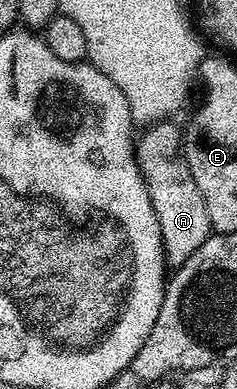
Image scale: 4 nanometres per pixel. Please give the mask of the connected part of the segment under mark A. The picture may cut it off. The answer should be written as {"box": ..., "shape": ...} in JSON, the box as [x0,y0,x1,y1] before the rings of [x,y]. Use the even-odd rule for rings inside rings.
{"box":[134,120,210,268],"shape":[[[163,120],[147,125],[143,130],[146,131],[143,134],[141,131],[136,138],[134,159],[138,161],[142,179],[148,188],[156,220],[160,220],[166,265],[177,268],[210,237],[208,208],[204,208],[204,196],[200,196],[200,188],[196,188],[196,180],[192,180],[192,172],[186,163],[183,127],[178,127],[174,120]]]}

